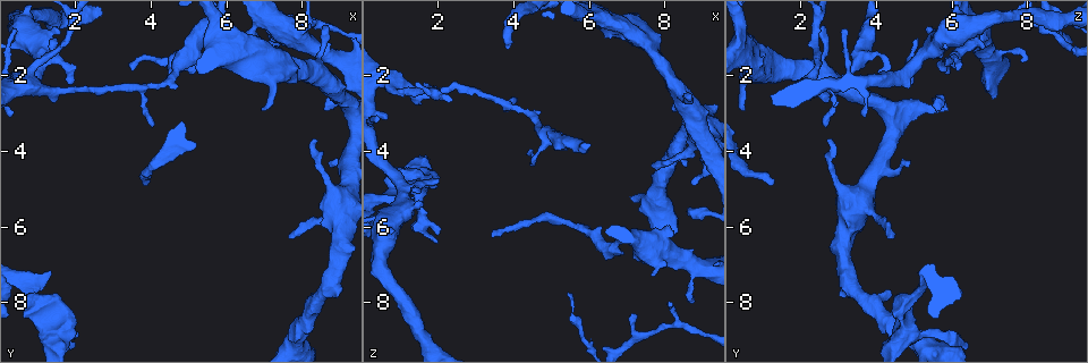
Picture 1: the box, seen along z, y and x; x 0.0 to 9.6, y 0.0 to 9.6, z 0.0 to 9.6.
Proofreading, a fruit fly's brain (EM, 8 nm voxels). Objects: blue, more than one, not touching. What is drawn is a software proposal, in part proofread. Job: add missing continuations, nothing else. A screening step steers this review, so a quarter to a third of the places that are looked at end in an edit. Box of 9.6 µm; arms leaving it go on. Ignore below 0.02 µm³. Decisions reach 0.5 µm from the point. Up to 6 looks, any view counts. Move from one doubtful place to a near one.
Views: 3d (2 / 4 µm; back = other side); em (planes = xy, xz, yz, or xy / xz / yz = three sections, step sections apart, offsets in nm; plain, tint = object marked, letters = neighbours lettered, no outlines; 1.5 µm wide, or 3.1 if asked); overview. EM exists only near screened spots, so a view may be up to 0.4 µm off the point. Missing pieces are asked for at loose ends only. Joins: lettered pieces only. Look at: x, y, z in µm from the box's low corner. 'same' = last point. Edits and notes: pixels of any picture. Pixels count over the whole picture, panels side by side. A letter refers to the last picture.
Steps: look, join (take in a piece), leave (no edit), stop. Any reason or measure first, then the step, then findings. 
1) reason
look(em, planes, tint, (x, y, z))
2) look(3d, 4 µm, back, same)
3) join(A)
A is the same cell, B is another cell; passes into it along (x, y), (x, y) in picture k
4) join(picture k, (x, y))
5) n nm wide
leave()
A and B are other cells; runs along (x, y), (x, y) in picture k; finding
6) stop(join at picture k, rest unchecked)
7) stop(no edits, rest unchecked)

branch stops here
look(em, planes, plain, (1.95, 2.20, 4.95))

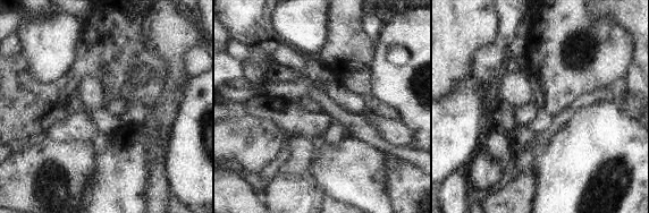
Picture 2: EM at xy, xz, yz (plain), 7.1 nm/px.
with the object marked
look(em, planes, tint, same)

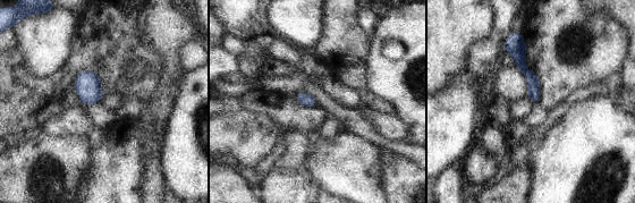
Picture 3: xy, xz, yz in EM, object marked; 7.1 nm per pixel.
what lies round it
look(em, planes, letters, same)

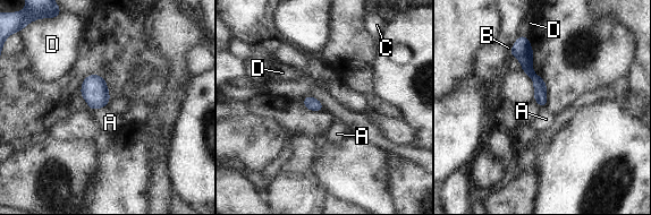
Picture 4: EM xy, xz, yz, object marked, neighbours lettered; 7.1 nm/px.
join(A)
A is the same cell, B, C and D are other cells; the neuron continues

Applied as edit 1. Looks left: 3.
look(overview)

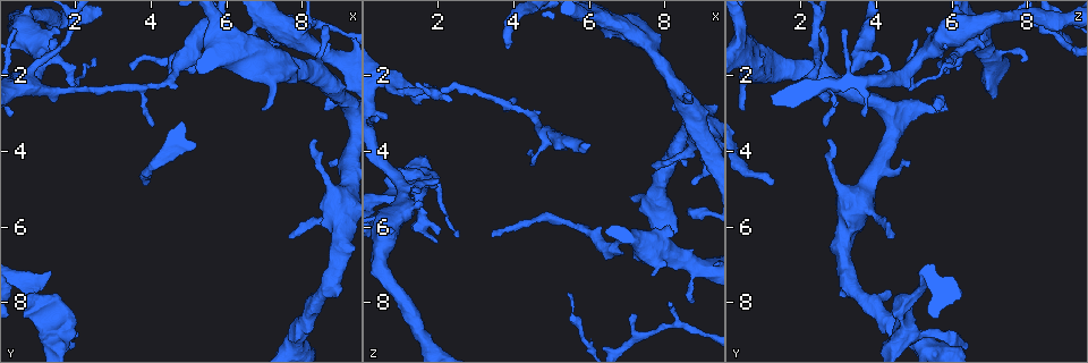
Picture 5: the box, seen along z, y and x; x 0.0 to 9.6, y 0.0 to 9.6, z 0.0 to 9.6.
free end
look(3d, 2 µm, back, (2.00, 8.85, 6.20))

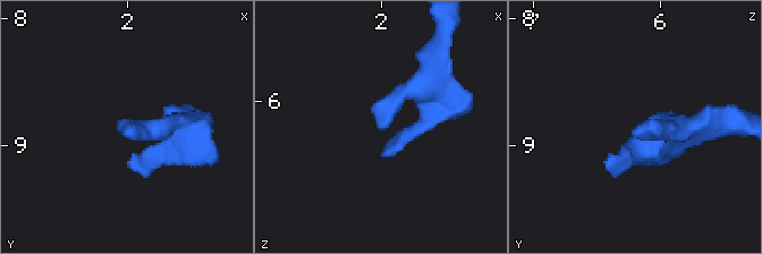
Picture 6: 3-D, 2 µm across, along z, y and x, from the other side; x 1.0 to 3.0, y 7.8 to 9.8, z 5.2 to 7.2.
shape alone is not enough
look(em, planes, letters, (2.00, 8.86, 6.24))

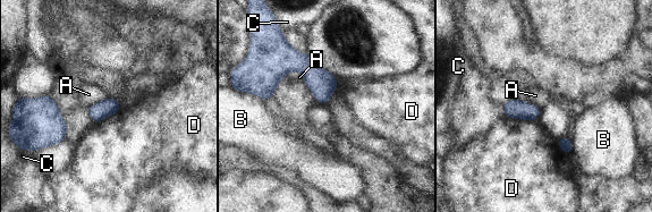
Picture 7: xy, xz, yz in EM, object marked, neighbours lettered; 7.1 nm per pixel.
leave()
A, B, C and D are other cells; runs along (335, 82), (286, 66), (261, 91) in picture 7; no lettered piece goes on from it

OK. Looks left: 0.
stop(join at picture 4, rest unchecked)

